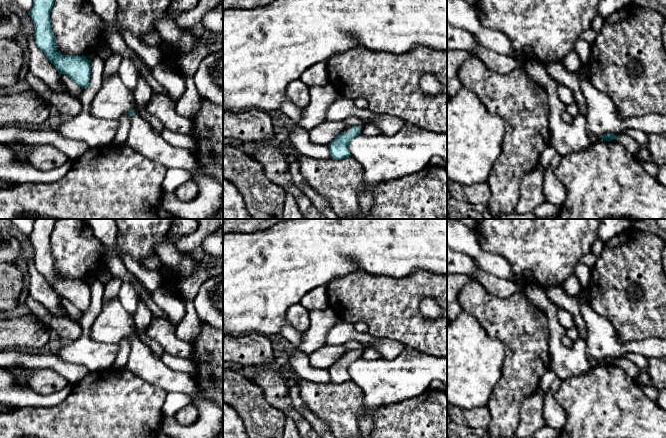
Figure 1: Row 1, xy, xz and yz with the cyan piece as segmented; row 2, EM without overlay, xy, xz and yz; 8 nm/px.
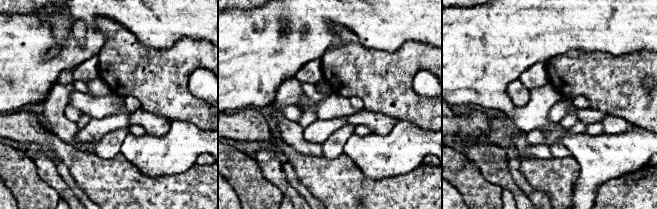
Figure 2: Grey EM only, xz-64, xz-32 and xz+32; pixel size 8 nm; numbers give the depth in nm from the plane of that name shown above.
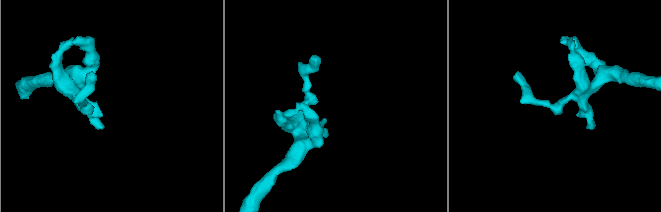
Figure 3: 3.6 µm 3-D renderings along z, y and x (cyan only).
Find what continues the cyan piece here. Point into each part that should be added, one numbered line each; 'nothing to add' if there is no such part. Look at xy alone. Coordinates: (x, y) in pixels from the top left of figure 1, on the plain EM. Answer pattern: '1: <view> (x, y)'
1: xy (142, 362)

